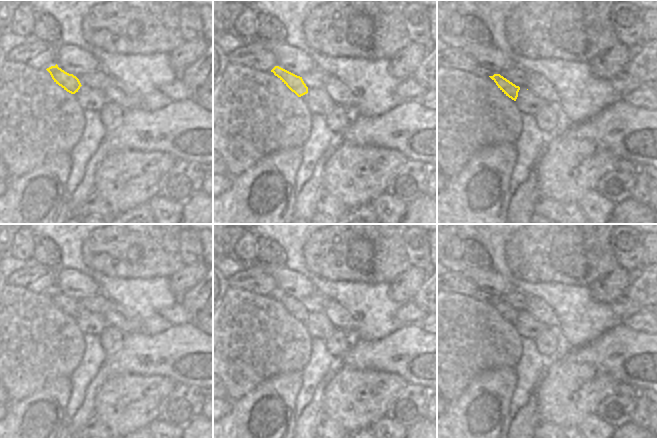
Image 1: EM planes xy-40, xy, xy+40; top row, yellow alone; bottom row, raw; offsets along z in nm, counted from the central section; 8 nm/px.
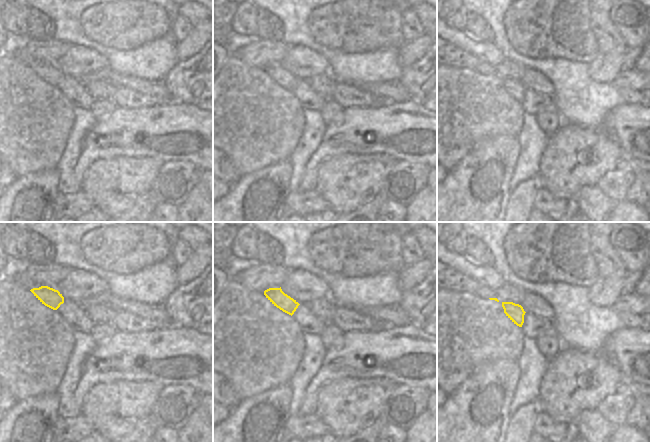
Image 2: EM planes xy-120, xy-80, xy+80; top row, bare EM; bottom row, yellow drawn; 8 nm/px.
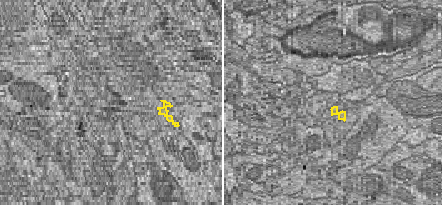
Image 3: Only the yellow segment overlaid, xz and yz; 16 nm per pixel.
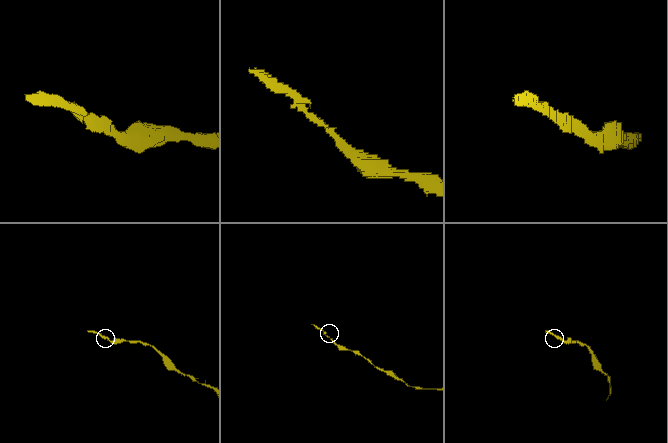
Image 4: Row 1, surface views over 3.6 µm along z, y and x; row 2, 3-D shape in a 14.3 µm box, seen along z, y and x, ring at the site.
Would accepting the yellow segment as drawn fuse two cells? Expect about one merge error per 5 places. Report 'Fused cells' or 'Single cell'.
Single cell.

